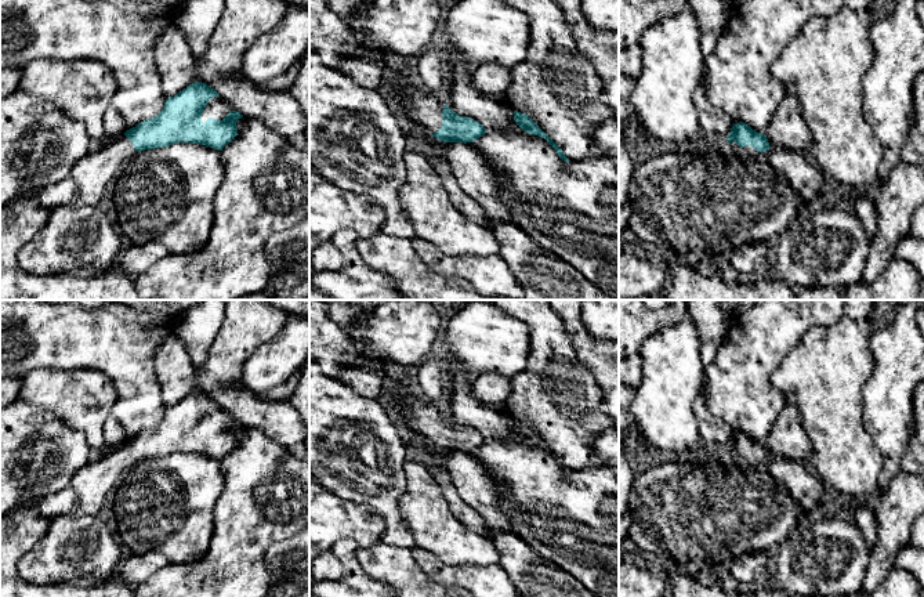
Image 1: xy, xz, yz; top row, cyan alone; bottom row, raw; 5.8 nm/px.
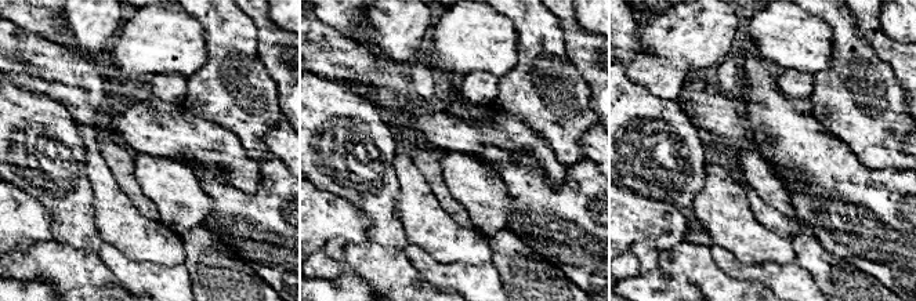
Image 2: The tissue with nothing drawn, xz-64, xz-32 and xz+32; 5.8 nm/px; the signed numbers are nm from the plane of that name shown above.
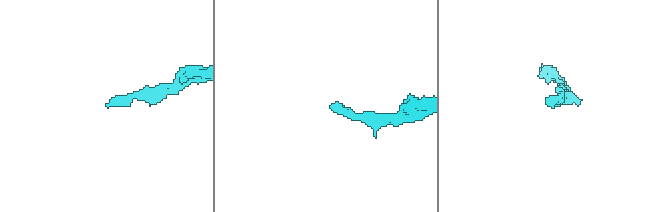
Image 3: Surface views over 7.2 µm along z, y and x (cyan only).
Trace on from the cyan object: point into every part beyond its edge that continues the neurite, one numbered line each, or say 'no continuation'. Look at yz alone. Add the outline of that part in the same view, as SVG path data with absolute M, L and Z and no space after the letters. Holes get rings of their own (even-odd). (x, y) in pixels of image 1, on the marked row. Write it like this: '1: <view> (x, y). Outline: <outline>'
1: yz (749, 149). Outline: M726 142L725 146L731 148L733 151L738 151L740 153L749 153L749 155L757 153L757 151L750 145L746 145L744 148L740 148L736 142Z

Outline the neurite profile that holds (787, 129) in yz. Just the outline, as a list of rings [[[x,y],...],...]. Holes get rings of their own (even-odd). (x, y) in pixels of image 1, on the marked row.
[[[787,94],[771,117],[765,137],[771,148],[804,152],[812,145],[812,134],[800,112],[798,100]]]

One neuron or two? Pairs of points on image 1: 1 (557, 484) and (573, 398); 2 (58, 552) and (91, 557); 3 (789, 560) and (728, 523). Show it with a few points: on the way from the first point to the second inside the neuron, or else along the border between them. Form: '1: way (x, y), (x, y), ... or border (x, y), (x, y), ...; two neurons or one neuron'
1: border (602, 466), (571, 470); two neurons
2: way (66, 552), (83, 552); one neuron
3: border (797, 529), (772, 552); two neurons

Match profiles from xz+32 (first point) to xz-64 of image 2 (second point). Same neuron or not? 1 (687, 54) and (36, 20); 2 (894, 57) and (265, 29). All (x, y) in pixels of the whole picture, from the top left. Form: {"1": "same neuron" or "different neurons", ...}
{"1": "different neurons", "2": "same neuron"}

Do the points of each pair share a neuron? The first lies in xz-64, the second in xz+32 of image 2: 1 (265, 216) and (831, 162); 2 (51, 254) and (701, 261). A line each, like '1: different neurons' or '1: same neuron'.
1: same neuron
2: same neuron

